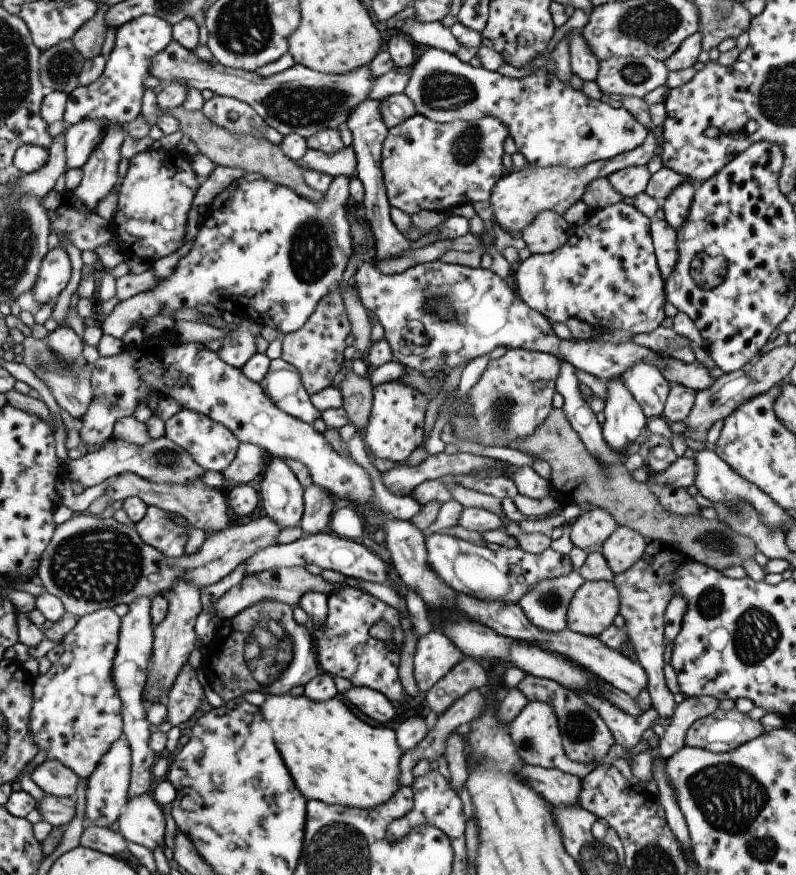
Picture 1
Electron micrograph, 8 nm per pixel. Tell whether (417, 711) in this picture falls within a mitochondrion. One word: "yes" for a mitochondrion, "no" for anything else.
no

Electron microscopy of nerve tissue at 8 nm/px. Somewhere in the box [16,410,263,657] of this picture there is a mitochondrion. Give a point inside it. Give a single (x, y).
(99, 564)

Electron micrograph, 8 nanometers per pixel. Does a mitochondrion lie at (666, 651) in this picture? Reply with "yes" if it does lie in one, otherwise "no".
no

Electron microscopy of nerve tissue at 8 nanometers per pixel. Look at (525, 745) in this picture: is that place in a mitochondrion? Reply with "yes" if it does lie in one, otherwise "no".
no

